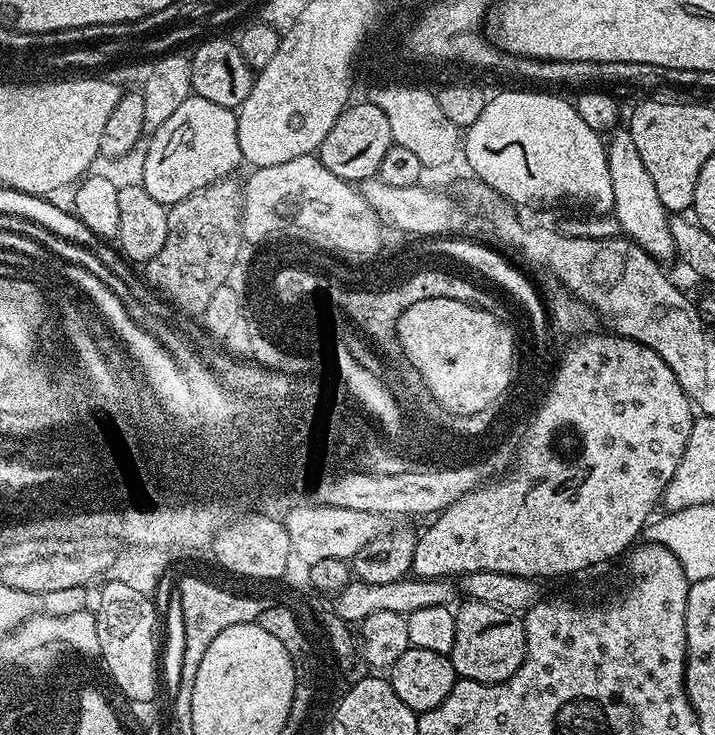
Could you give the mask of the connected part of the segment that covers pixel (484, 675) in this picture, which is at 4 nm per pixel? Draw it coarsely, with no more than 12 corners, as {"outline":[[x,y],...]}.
{"outline":[[469,599],[455,609],[457,677],[501,684],[524,661],[523,623]]}

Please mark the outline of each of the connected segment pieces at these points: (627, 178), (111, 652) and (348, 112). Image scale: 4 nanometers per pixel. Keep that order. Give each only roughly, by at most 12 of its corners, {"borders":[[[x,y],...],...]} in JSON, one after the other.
{"borders":[[[607,141],[612,212],[621,233],[656,261],[675,261],[670,213],[634,146]],[[111,579],[96,630],[126,697],[154,696],[154,600]],[[371,102],[345,108],[318,149],[349,182],[375,177],[393,145]]]}

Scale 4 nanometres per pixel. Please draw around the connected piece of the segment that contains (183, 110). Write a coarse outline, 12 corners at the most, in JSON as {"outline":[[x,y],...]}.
{"outline":[[195,94],[147,146],[166,206],[242,164],[237,113]]}

